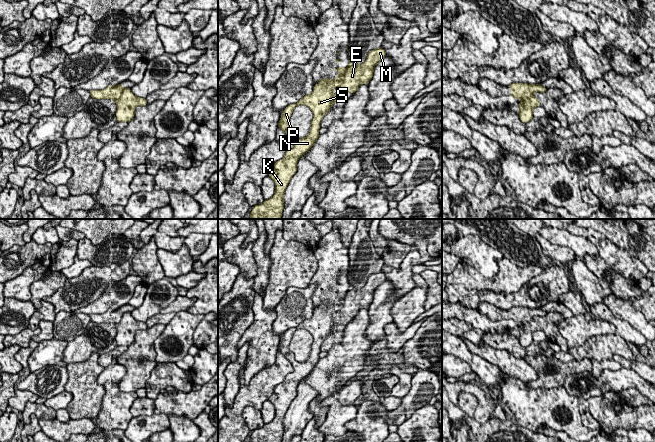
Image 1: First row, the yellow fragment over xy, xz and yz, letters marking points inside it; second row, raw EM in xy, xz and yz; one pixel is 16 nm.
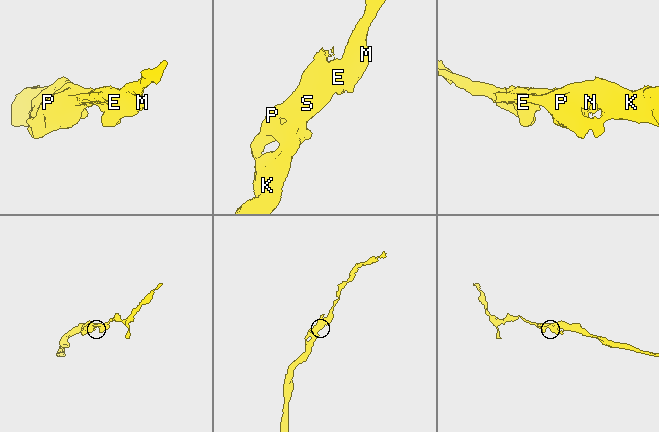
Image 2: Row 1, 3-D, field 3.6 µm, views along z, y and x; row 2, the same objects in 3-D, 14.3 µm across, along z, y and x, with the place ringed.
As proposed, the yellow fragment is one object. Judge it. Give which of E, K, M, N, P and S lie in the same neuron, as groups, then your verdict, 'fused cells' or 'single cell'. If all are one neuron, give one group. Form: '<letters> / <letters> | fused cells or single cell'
E M / K N P S | fused cells

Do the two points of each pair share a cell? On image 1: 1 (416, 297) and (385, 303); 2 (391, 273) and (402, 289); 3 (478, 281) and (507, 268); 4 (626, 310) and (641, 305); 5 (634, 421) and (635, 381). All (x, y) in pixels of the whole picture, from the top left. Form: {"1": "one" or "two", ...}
{"1": "two", "2": "one", "3": "one", "4": "two", "5": "two"}

